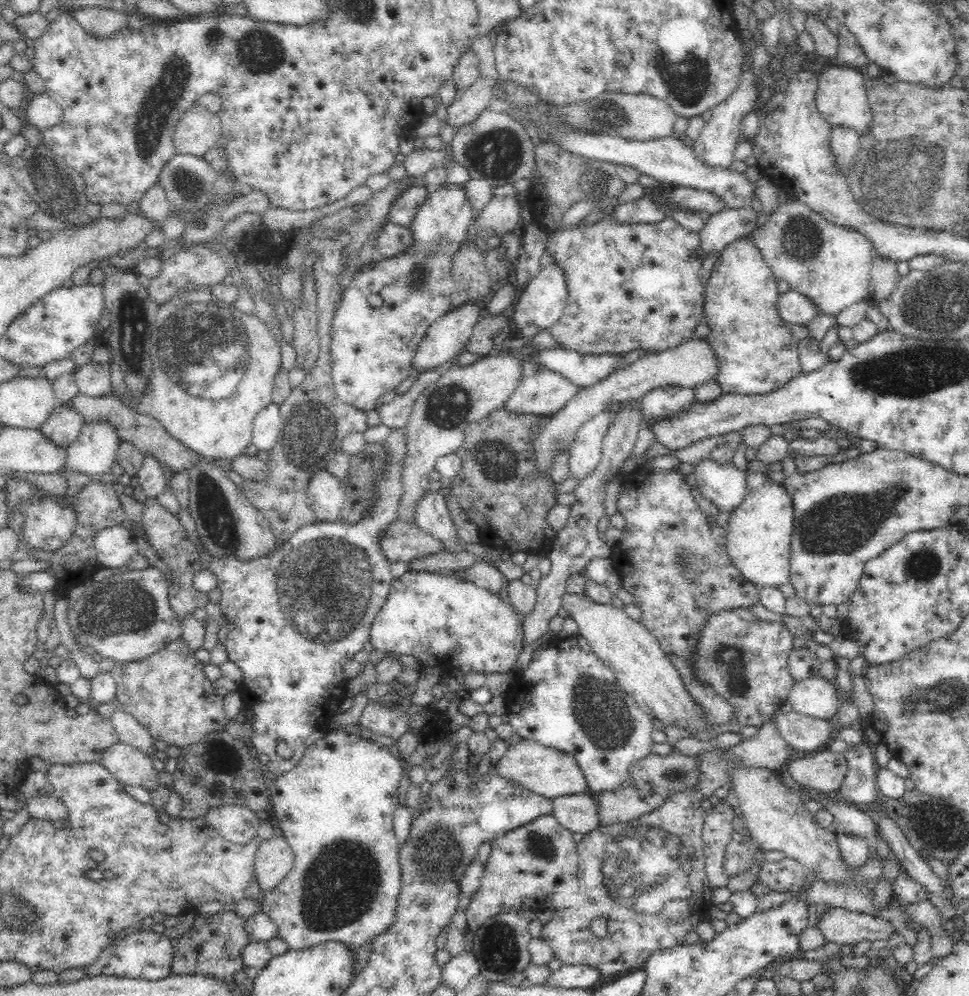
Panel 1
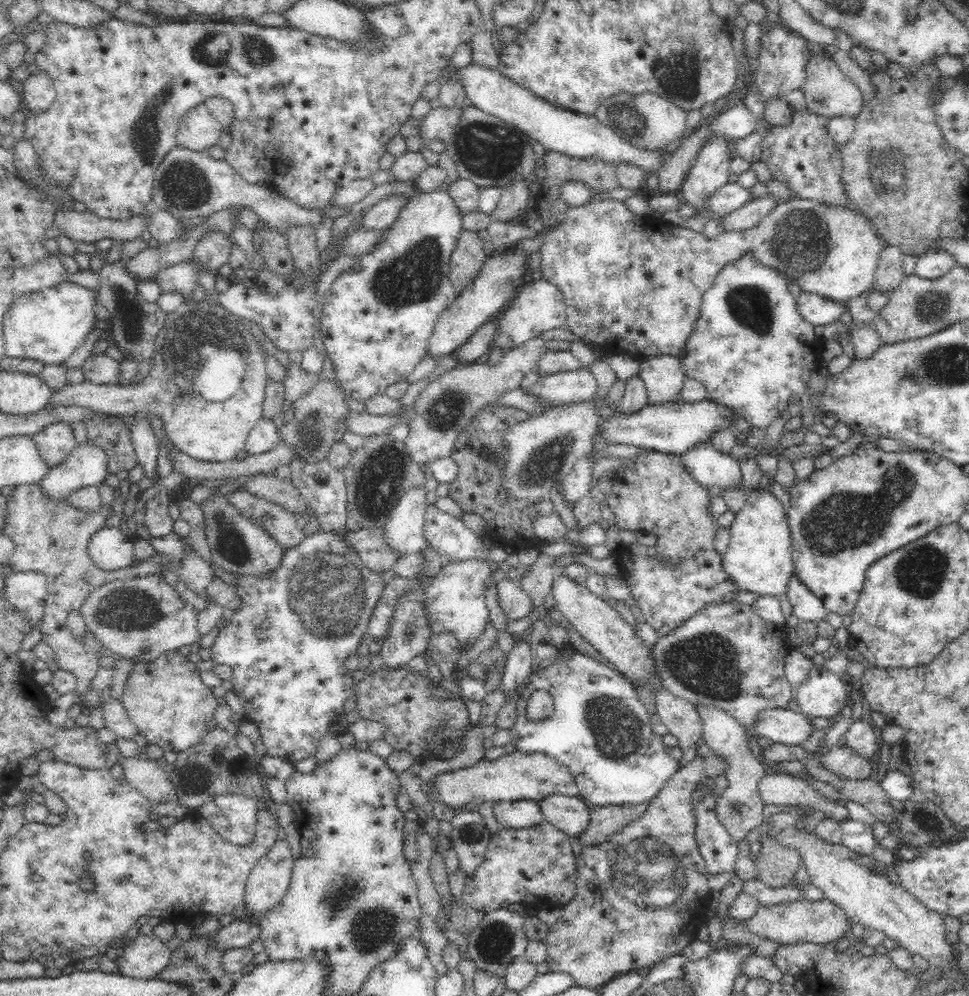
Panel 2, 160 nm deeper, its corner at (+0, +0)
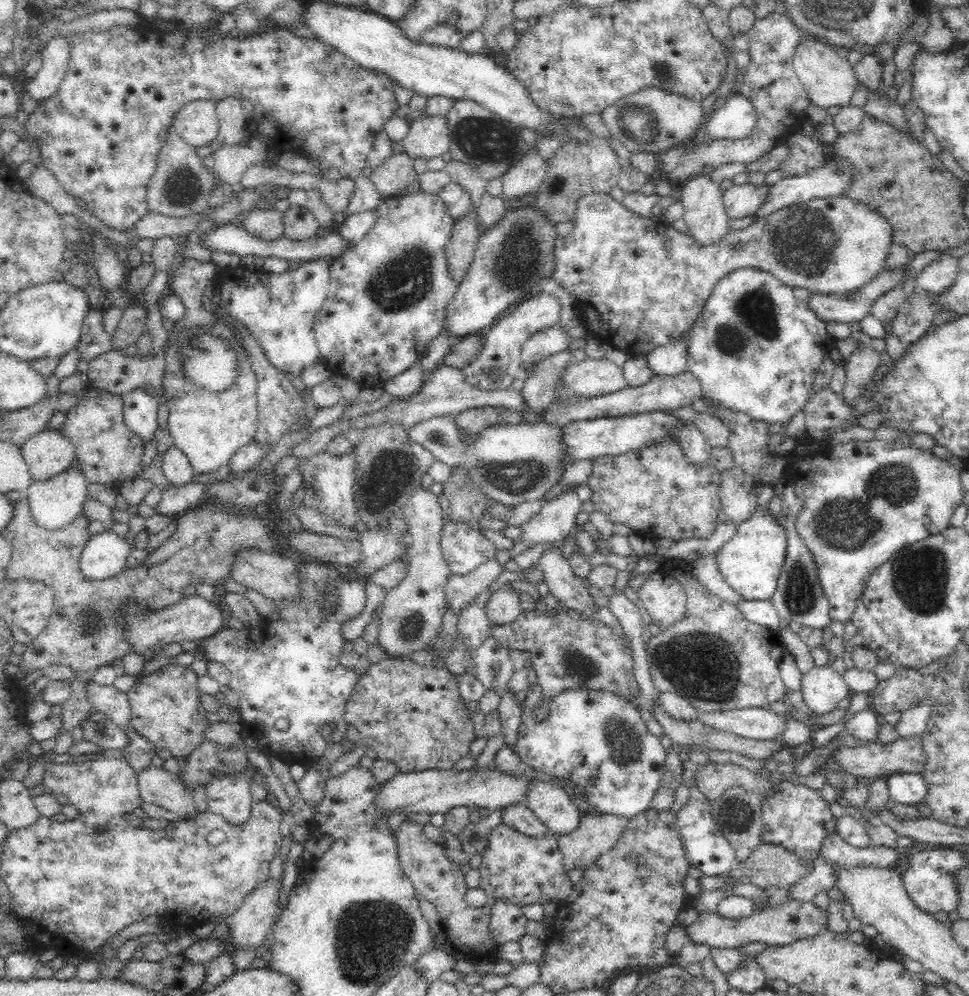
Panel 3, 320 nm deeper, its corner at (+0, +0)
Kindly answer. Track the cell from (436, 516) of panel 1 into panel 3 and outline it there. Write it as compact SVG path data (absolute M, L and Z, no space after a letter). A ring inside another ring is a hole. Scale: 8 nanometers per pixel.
M444 522L441 547L450 574L460 576L495 558L498 551L482 532L460 522Z

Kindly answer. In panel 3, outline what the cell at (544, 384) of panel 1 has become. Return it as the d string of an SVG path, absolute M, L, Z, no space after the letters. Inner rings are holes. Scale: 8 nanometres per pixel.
M605 356L574 361L564 374L564 383L566 391L578 397L600 396L628 388L623 368Z

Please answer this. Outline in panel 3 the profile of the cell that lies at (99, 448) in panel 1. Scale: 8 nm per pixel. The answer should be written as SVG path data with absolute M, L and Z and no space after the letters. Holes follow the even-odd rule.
M68 468L63 473L45 481L32 481L24 496L28 499L28 506L32 519L36 525L48 531L58 530L71 524L73 520L82 516L83 504L88 490L88 481L79 468Z

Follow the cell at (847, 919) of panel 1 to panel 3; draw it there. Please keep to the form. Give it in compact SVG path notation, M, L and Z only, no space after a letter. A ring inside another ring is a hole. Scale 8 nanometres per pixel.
M794 899L786 905L780 905L765 911L756 911L742 920L724 920L718 913L702 913L701 917L684 927L690 942L710 947L732 947L739 949L743 944L764 943L769 946L784 946L804 938L816 937L827 928L828 912L818 909L813 902Z

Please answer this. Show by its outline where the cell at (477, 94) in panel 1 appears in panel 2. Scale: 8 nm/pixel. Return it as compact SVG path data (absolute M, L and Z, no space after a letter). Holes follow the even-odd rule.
M434 108L421 120L416 135L424 141L445 141L453 133L462 112L461 108Z

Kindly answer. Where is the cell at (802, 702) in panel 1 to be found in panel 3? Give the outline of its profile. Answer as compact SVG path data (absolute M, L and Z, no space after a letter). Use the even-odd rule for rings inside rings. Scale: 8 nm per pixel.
M830 665L813 667L803 674L801 693L812 715L823 715L837 707L851 690Z

